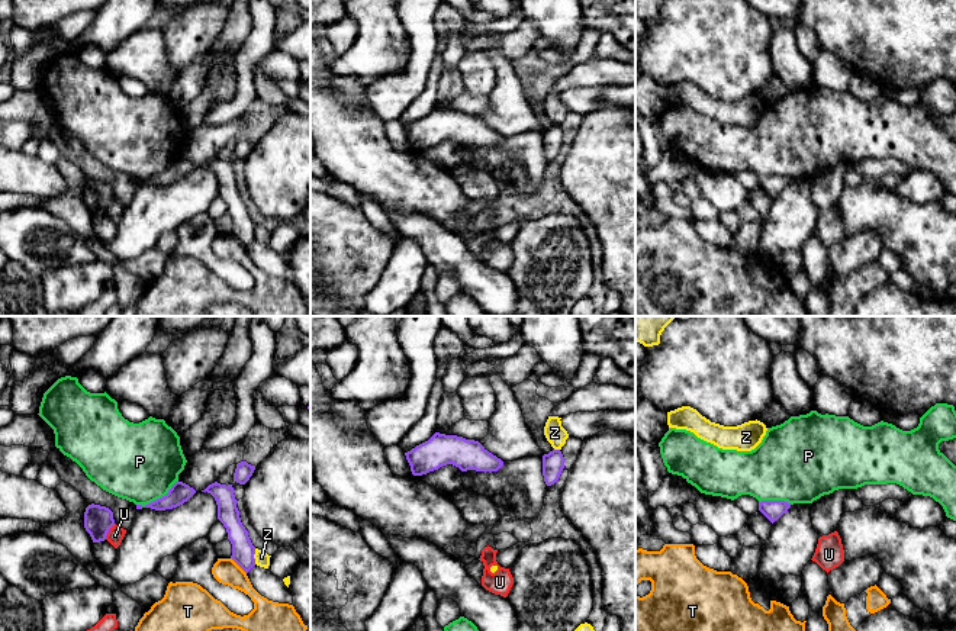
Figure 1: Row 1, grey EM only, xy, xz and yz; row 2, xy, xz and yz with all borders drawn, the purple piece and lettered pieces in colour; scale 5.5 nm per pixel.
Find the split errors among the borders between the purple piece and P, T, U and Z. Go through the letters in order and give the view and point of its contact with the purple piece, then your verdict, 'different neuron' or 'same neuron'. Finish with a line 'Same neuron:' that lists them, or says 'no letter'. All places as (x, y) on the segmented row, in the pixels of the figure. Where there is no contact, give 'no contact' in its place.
P: xy (157, 499) | different neuron
T: xy (238, 564) | different neuron
U: xy (108, 531) | different neuron
Z: xy (253, 556) | different neuron
Same neuron: no letter

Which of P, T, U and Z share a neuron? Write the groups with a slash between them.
P / T / U / Z

